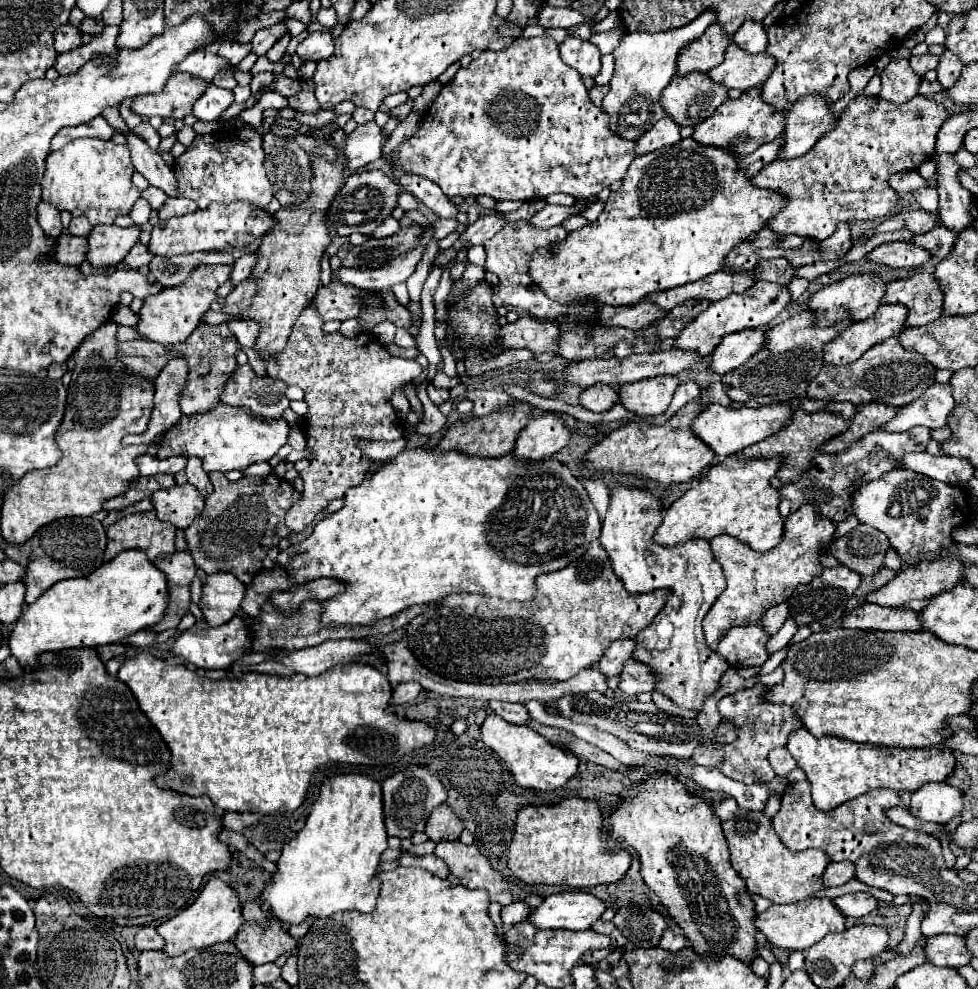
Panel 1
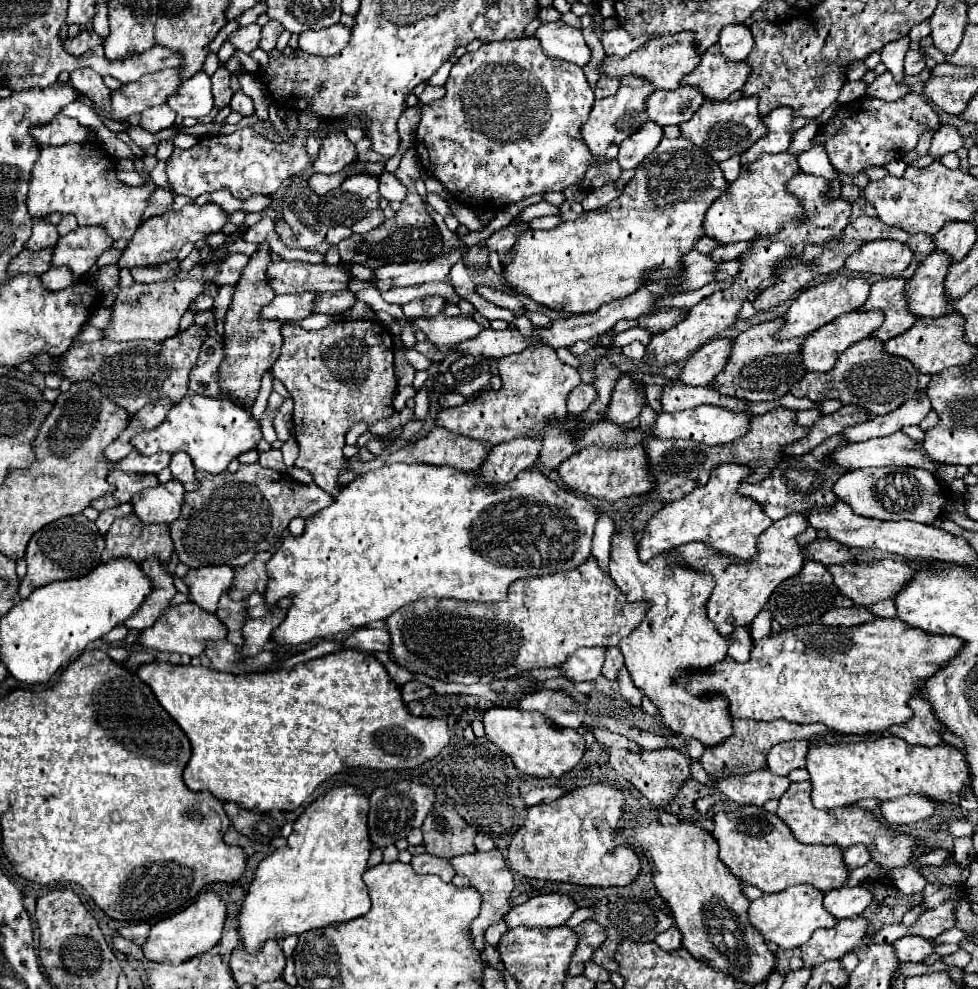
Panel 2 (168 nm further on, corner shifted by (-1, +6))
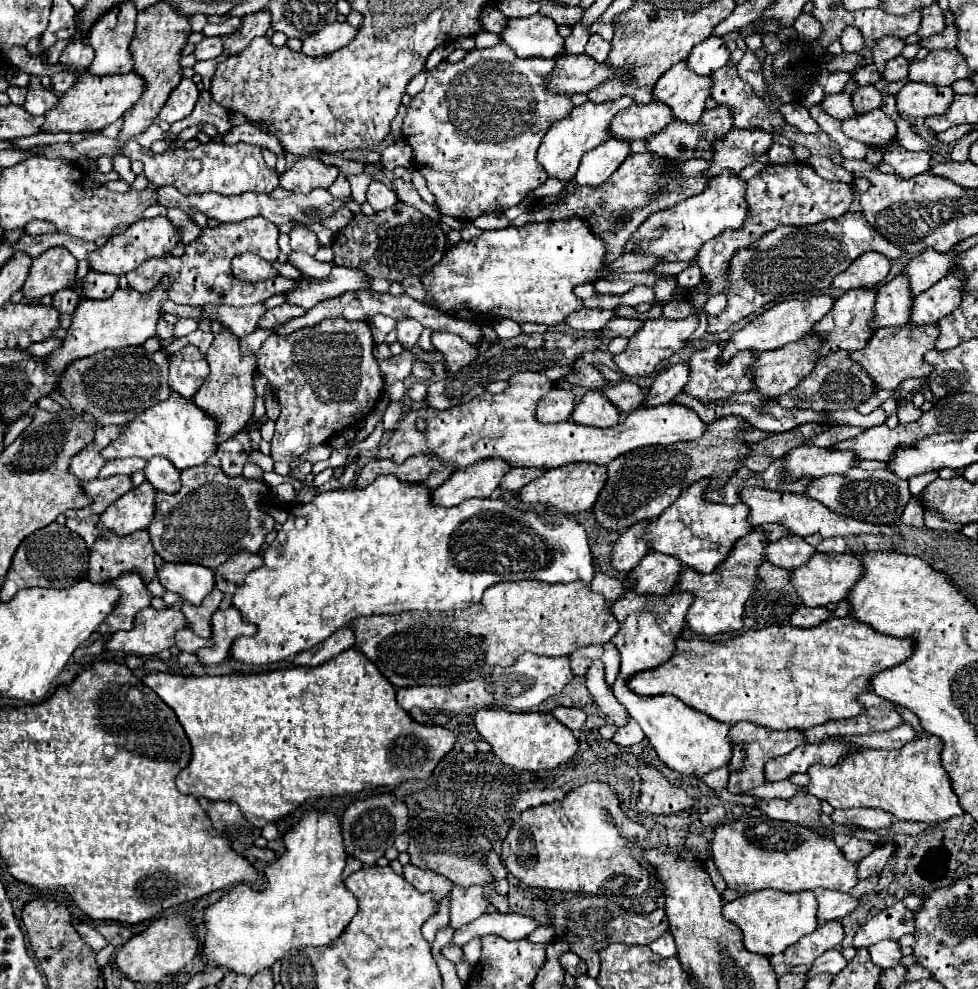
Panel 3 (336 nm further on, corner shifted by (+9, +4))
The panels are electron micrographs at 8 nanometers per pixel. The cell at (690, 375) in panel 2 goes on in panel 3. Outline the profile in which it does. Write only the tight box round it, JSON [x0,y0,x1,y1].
[647,361,689,405]

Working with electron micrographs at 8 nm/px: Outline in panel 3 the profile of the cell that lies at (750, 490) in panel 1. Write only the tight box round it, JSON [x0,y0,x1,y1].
[611,479,755,573]

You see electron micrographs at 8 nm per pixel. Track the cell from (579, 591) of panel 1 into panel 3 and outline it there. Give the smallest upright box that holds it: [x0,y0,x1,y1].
[349,581,621,685]

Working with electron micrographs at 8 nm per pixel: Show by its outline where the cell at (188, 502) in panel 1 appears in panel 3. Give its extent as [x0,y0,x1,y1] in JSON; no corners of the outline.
[99,483,157,535]

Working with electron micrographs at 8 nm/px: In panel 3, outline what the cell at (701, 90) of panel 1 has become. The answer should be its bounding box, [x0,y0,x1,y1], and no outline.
[611,101,671,141]

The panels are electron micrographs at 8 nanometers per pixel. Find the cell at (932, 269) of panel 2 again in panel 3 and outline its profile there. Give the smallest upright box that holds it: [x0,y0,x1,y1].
[873,273,913,327]

